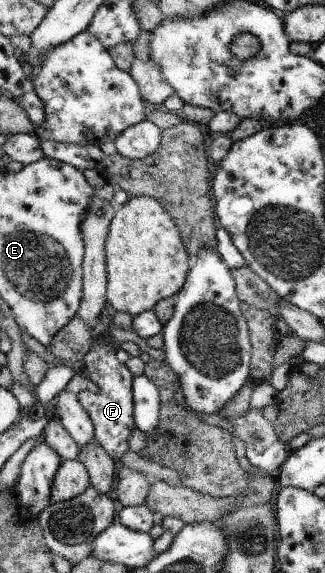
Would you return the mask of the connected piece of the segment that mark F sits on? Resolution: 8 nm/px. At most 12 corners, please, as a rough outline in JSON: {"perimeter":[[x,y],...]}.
{"perimeter":[[95,323],[83,368],[99,392],[77,398],[95,440],[118,461],[136,428],[135,376],[118,359],[121,343]]}

